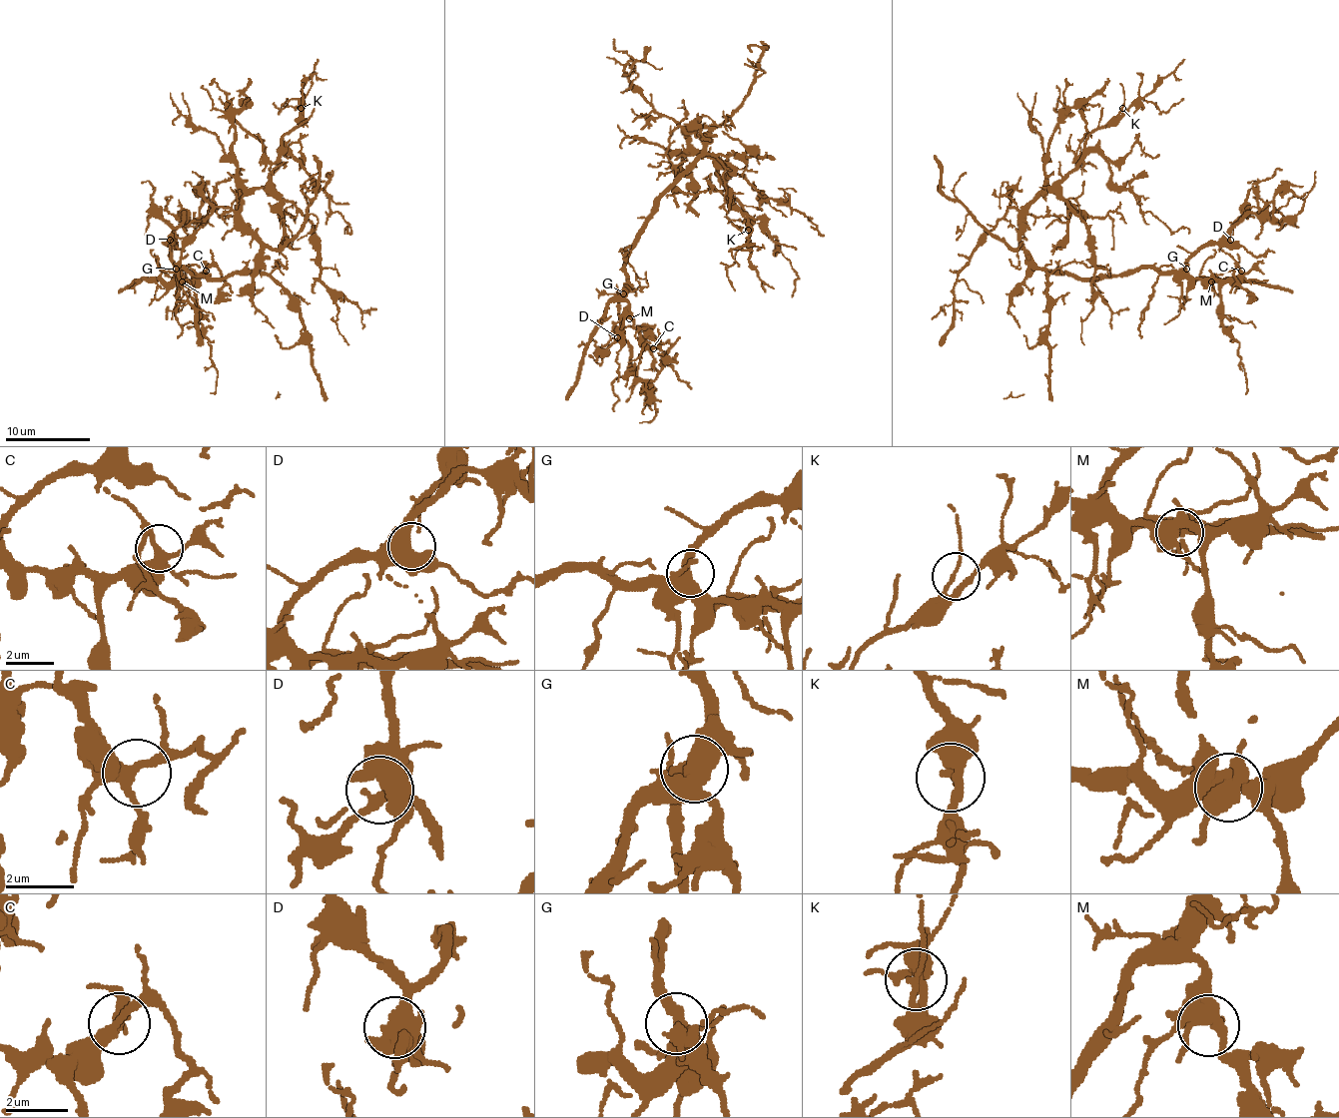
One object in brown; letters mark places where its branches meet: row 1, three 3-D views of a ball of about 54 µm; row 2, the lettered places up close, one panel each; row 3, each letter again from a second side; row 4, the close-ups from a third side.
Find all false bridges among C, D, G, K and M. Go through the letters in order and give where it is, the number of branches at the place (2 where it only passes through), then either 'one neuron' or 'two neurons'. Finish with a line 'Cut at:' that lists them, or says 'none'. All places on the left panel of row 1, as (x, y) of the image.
C: (206, 271) | 3 | one neuron
D: (170, 240) | 4 | one neuron
G: (176, 269) | 4 | one neuron
K: (301, 108) | 2 | one neuron
M: (182, 281) | 6 | one neuron
Cut at: none

